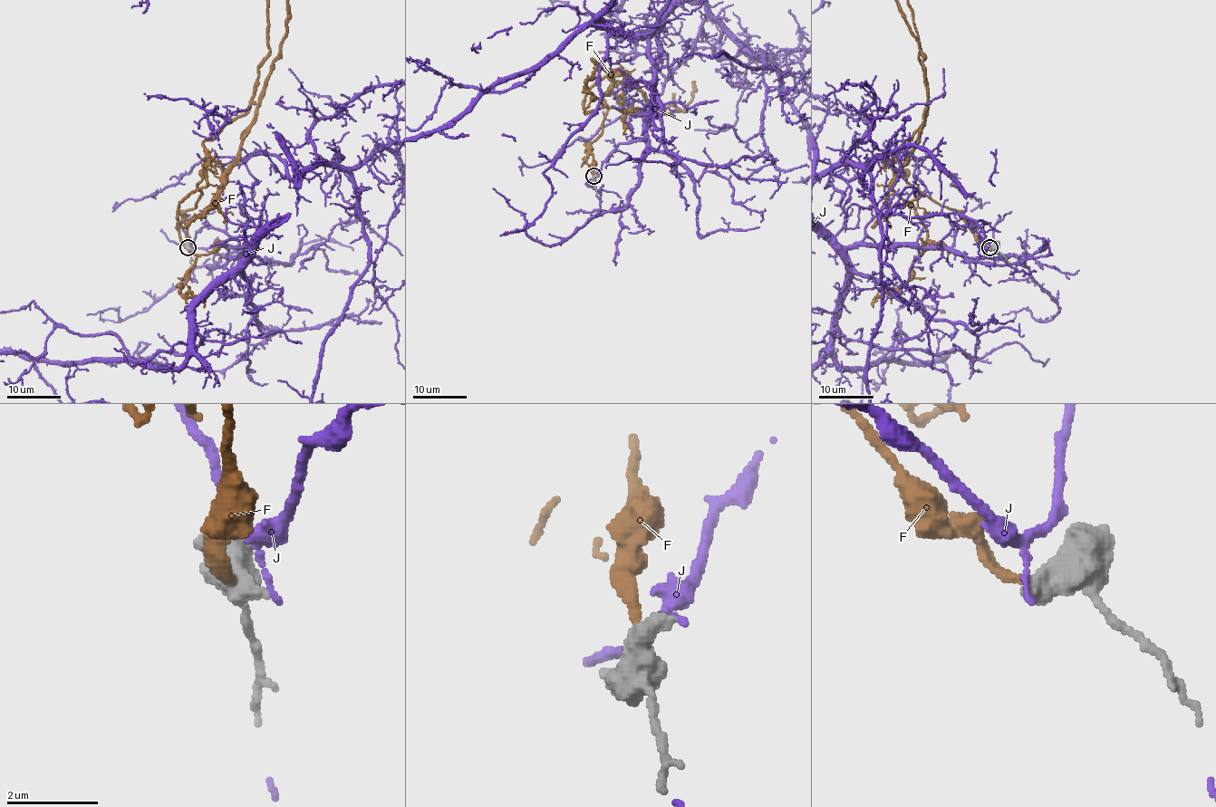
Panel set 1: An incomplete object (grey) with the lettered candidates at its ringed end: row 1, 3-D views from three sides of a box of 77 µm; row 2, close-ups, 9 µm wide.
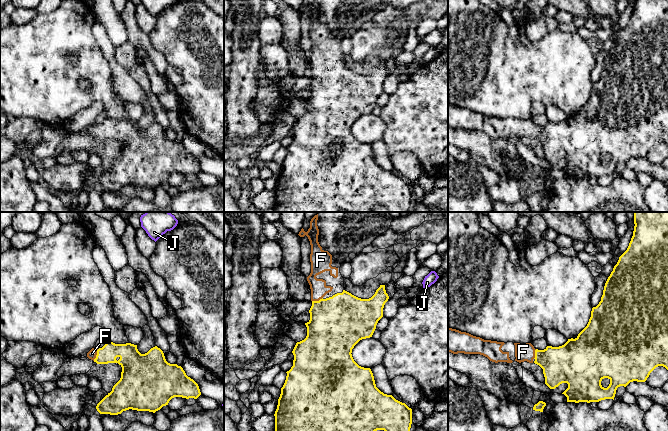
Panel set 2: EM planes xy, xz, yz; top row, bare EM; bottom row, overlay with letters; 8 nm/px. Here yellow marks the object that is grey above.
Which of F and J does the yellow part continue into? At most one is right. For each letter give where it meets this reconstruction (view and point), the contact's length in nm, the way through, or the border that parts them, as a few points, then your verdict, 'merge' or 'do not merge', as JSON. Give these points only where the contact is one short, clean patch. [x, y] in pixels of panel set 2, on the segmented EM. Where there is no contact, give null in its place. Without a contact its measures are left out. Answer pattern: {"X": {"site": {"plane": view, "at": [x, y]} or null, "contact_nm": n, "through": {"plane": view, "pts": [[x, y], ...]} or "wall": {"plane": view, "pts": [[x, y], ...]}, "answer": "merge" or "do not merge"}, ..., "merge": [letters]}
{"F": {"site": {"plane": "xy", "at": [96, 355]}, "contact_nm": 100, "through": {"plane": "xy", "pts": [[110, 351], [105, 355], [96, 355], [92, 353]]}, "answer": "merge"}, "J": {"site": null, "answer": "do not merge"}, "merge": ["F"]}

